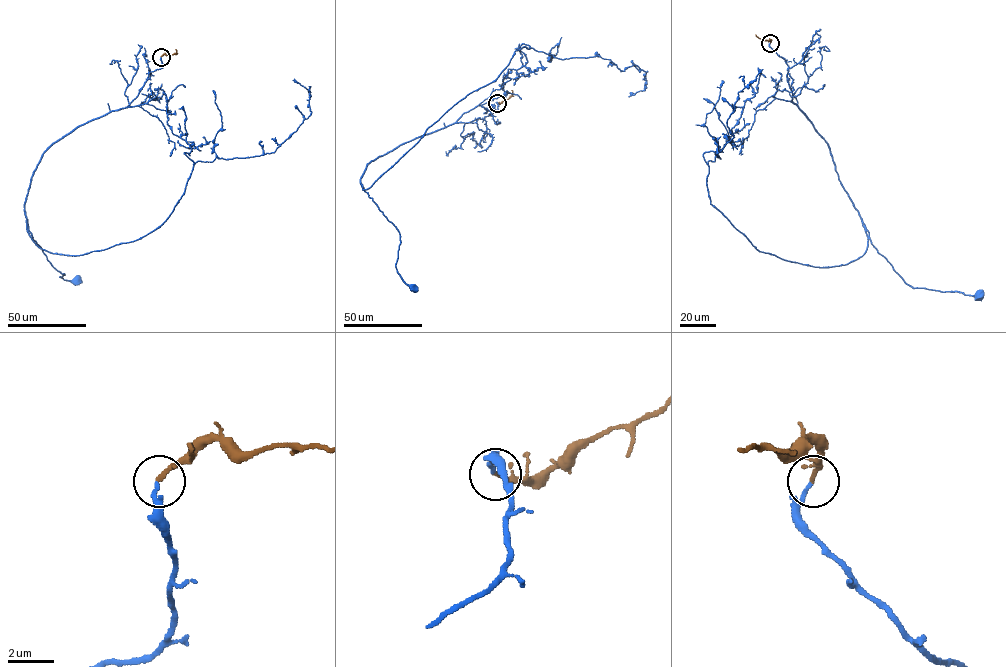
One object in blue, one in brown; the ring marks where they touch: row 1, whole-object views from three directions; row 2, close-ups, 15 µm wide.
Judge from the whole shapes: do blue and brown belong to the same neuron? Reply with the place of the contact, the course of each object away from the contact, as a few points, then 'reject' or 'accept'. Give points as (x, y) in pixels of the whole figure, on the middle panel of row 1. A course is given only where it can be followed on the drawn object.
place (497, 103); course blue (497, 103), (483, 119), (402, 143), (372, 161), (361, 177), (397, 230), (397, 272), (412, 287); course brown (497, 103), (507, 99), (511, 90); accept

